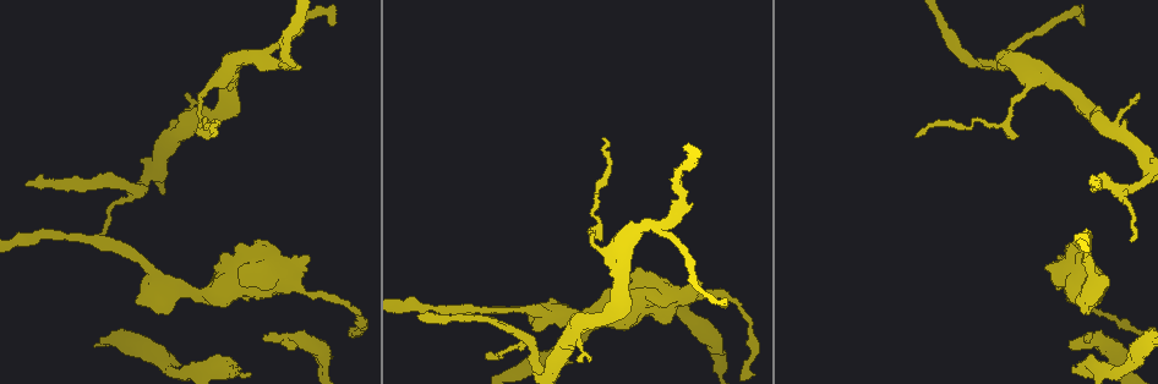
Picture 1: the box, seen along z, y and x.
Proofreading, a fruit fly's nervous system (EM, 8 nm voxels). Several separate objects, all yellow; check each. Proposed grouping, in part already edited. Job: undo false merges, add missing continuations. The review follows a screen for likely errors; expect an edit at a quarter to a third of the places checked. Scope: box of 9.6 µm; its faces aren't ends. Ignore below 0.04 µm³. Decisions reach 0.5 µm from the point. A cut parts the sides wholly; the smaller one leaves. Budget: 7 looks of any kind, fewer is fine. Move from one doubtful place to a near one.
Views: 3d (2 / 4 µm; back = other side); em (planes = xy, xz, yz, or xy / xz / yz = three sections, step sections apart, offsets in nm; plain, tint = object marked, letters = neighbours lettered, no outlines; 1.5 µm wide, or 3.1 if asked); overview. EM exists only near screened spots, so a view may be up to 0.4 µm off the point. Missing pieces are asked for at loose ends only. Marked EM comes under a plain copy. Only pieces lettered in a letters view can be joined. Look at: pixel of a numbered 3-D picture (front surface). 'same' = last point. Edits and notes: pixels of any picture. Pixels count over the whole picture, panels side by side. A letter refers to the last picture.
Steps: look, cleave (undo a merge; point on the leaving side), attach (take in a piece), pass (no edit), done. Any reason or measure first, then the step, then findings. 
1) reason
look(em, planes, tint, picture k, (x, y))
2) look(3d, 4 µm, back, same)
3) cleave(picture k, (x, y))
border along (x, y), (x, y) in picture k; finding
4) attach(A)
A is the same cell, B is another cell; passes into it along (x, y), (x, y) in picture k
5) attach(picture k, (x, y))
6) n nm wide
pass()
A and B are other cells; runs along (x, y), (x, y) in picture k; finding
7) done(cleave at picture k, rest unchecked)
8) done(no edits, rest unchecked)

tapers out
look(em, xz, step 4, tint, picture 1, (1084, 26))

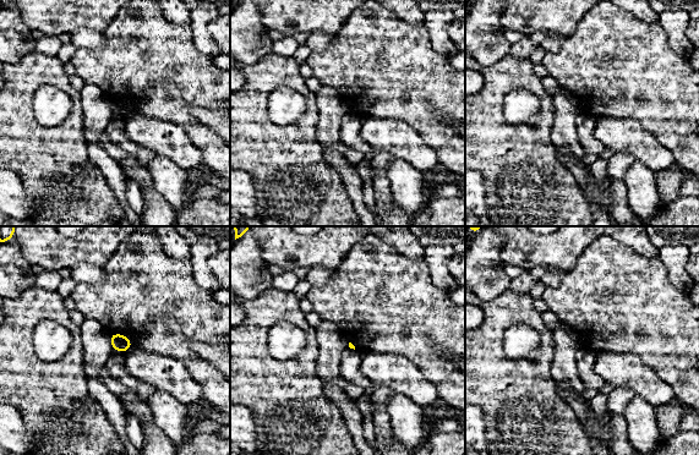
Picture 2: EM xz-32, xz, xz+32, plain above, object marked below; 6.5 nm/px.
look(em, planes, tint, same)

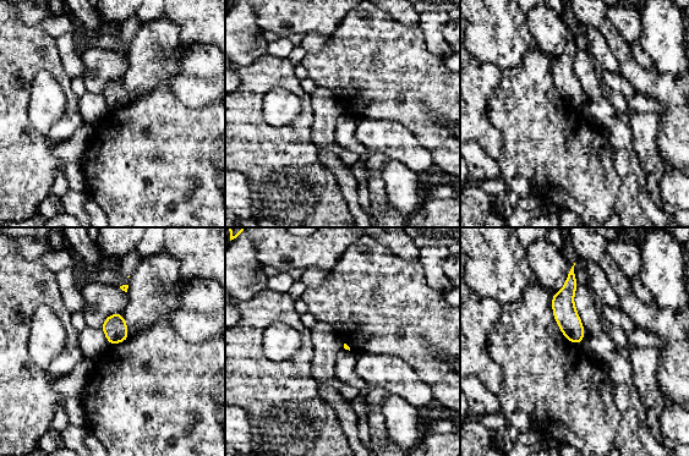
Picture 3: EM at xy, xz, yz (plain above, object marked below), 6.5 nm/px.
see the neighbours
look(em, planes, letters, same)

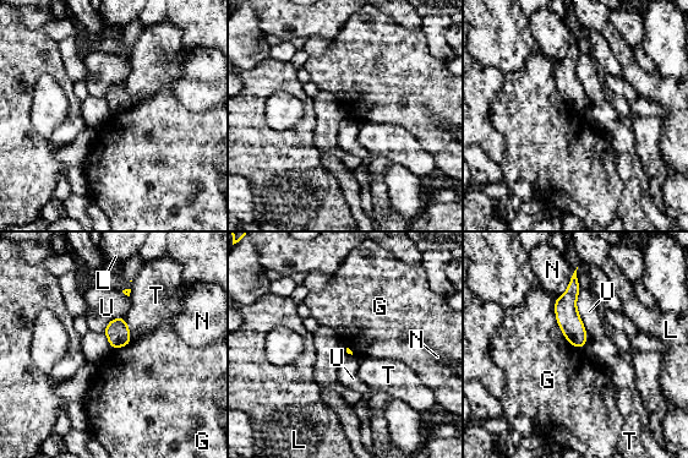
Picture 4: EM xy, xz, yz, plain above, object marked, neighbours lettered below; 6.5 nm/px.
G touches over 360 nm
pass()
G, L, N, T and U are other cells; border along (555, 298), (555, 320), (577, 348) in picture 4; no lettered piece goes on from it

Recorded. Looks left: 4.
thick turns thin
look(3d, 4 µm, picture 1, (676, 297))

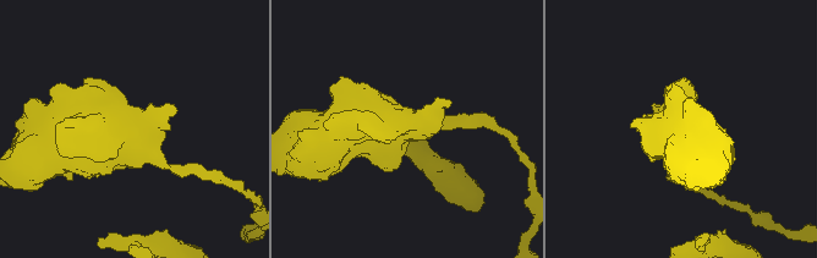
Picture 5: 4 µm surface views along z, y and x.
look(em, planes, letters, picture 5, (409, 124))

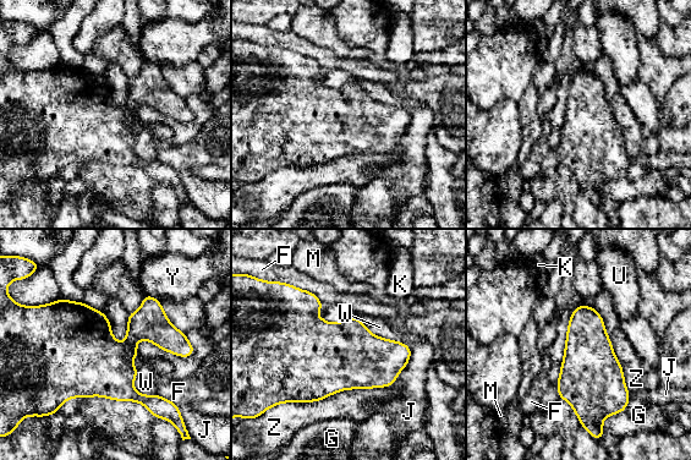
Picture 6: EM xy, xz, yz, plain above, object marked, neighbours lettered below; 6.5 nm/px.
pass()
F, G, J, K, M, U, W, Y and Z are other cells; all the same neuron

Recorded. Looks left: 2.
an open end
look(em, planes, letters, picture 1, (296, 345))

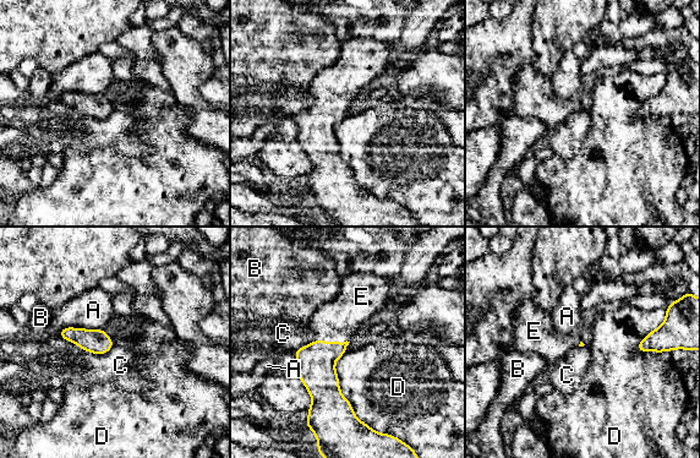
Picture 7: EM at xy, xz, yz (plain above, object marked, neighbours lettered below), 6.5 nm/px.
attach(E)
E is the same cell, A, B, C and D are other cells; passes into it along (316, 361), (332, 342), (353, 310) in picture 7; the neuron continues

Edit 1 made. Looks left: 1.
done(attach at picture 7, rest unchecked)

